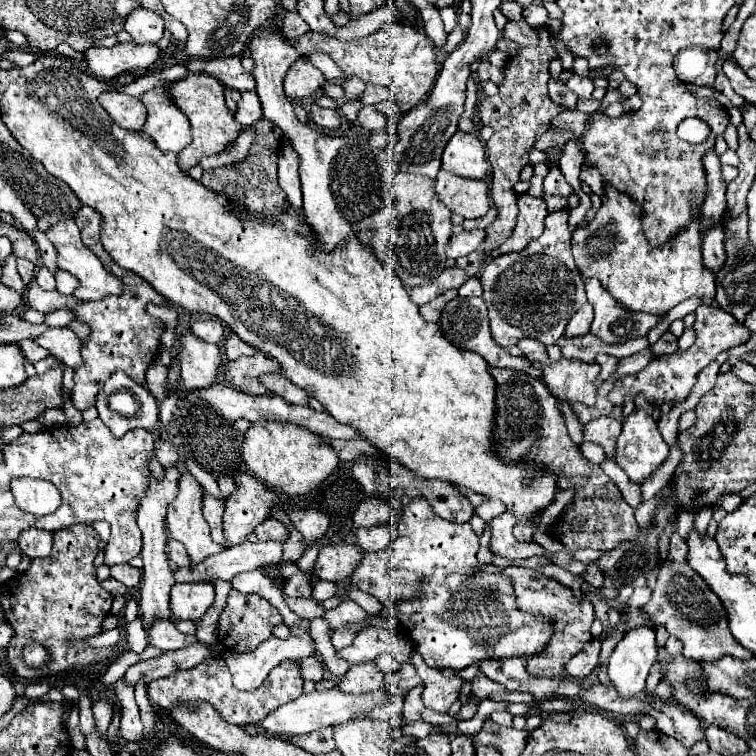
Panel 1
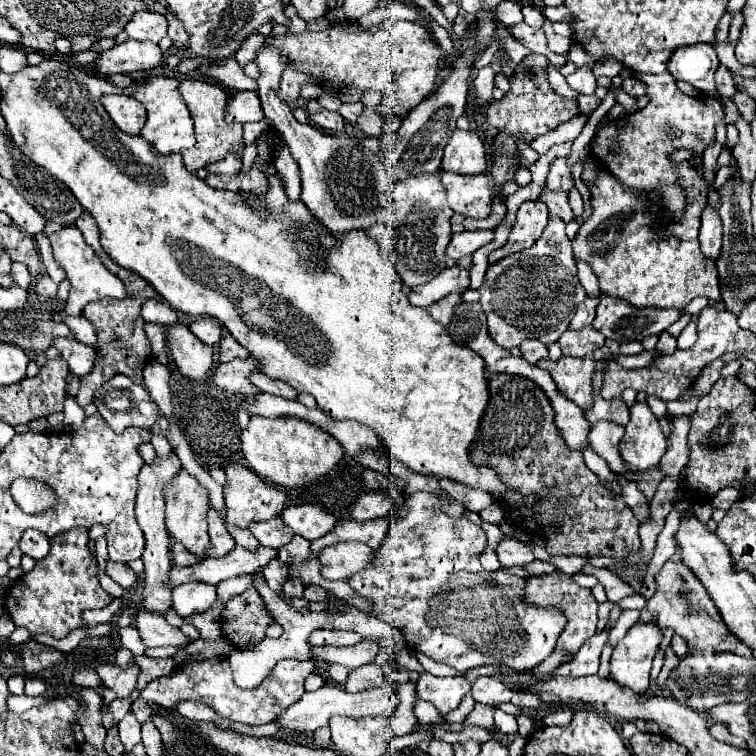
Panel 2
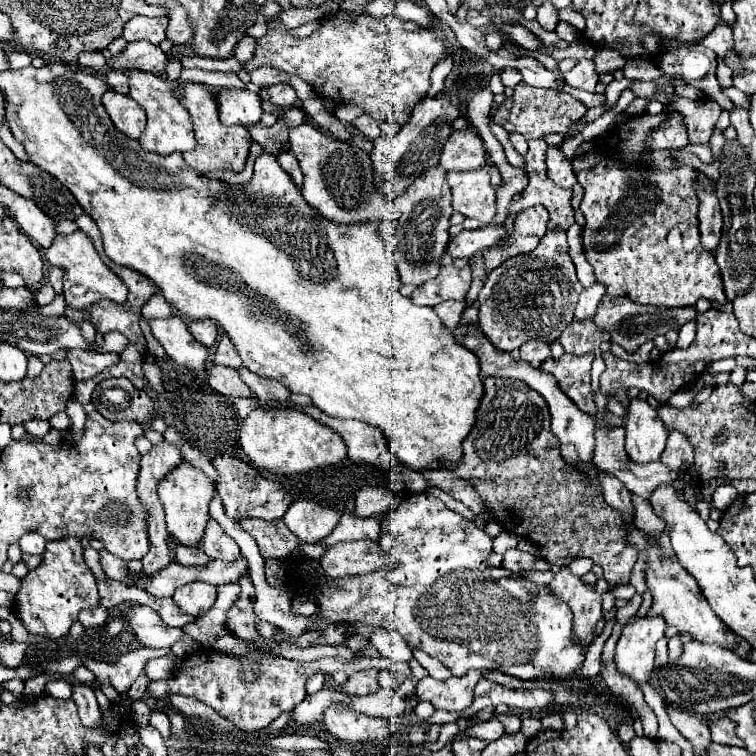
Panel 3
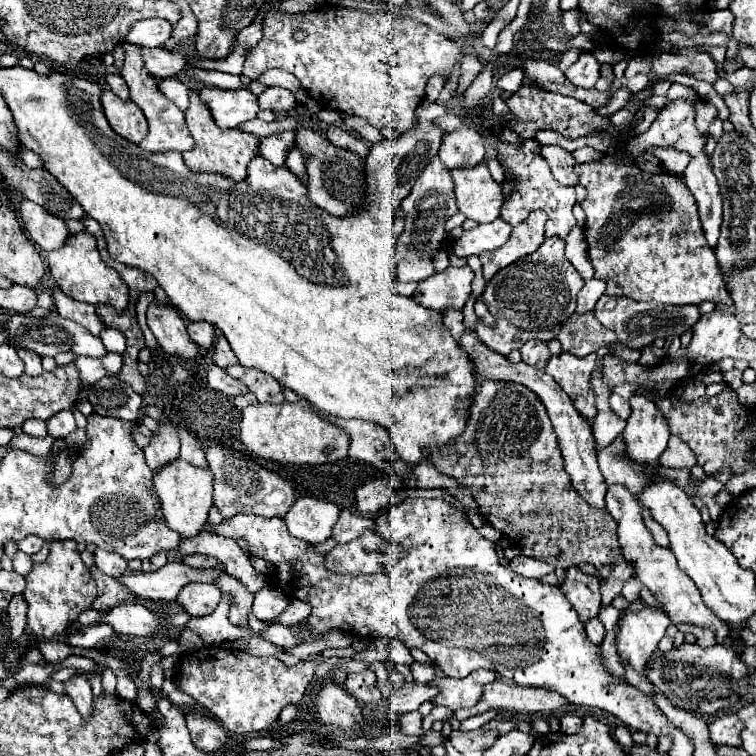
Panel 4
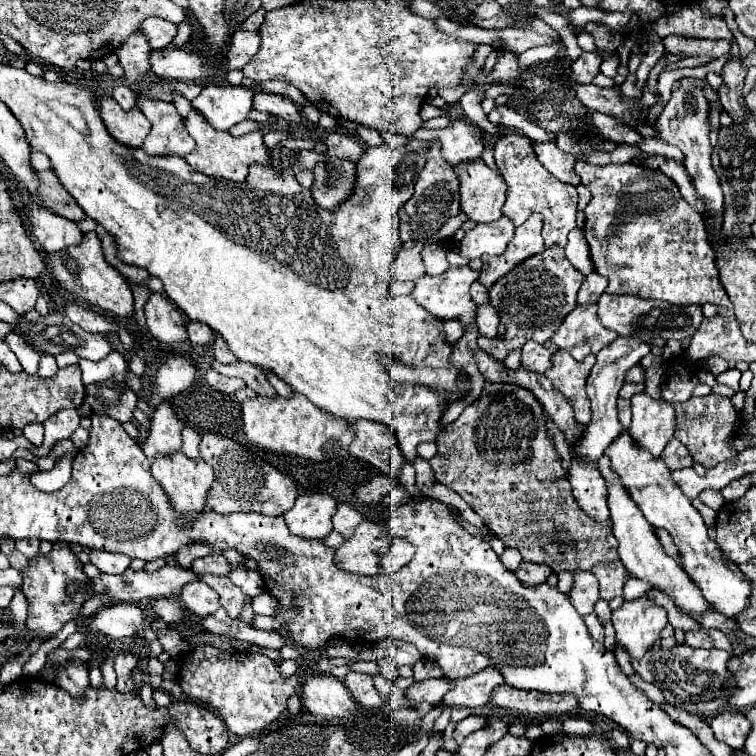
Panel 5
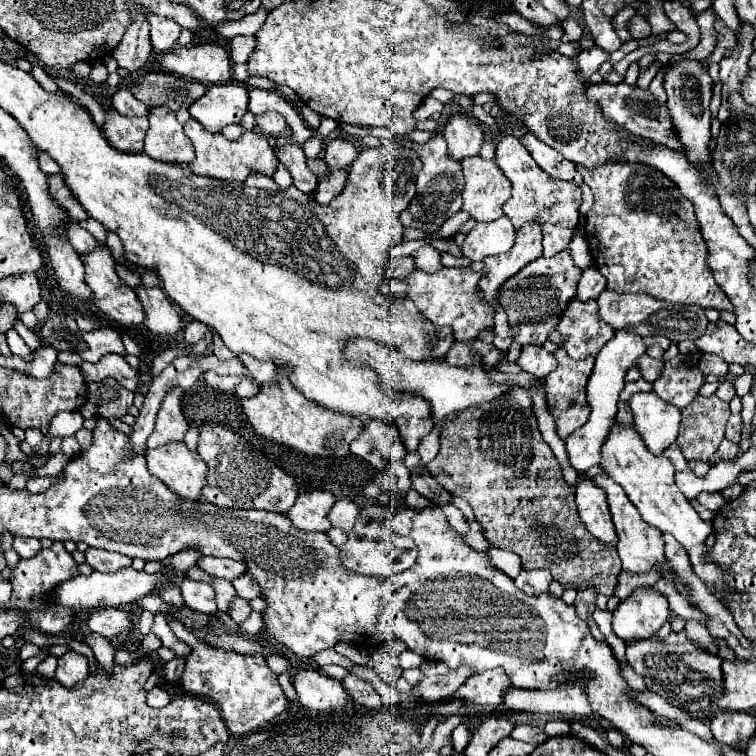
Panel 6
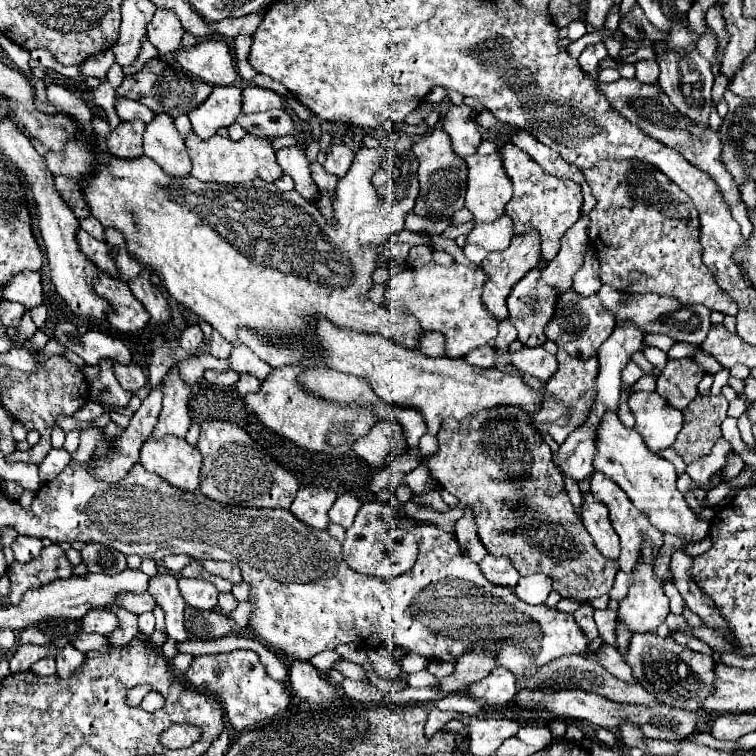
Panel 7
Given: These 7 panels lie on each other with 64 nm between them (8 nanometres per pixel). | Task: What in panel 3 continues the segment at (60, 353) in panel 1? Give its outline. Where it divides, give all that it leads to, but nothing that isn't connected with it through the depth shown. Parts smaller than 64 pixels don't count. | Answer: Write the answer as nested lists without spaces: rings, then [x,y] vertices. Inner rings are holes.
[[[66,350],[68,362],[72,364],[72,374],[76,380],[84,380],[84,378],[92,378],[94,374],[102,372],[104,368],[112,366],[114,362],[118,362],[116,354],[102,354],[102,352],[94,352],[94,350]]]

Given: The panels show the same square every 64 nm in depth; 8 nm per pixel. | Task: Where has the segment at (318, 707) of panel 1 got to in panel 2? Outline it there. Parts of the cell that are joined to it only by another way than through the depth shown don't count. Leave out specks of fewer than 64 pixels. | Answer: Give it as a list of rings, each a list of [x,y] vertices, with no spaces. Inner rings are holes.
[[[384,682],[380,688],[358,692],[358,694],[350,694],[334,684],[324,684],[322,688],[318,688],[314,692],[306,692],[298,702],[284,708],[282,714],[278,714],[274,718],[274,724],[280,730],[288,730],[288,732],[296,732],[296,734],[310,734],[322,726],[328,726],[332,716],[348,716],[348,718],[386,716],[386,718],[392,718],[396,714],[396,708],[398,708],[398,696],[396,696],[394,684]]]

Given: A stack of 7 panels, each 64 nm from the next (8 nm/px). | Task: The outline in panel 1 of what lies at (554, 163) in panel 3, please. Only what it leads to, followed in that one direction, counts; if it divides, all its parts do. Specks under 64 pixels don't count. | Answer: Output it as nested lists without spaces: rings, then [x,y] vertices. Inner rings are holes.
[[[552,166],[548,176],[544,178],[544,194],[552,194],[552,196],[556,194],[556,196],[564,196],[564,198],[568,198],[572,194],[572,188],[560,174],[558,166]]]

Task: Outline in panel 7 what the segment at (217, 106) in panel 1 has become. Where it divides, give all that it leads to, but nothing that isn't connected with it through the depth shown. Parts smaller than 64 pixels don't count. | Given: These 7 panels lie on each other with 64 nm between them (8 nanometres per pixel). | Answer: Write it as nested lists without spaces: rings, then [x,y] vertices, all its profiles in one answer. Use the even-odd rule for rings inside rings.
[[[194,132],[186,136],[186,146],[190,150],[192,158],[192,176],[202,180],[202,182],[224,182],[224,184],[234,184],[234,182],[250,182],[254,178],[264,178],[268,182],[274,182],[276,178],[282,176],[282,168],[276,162],[276,152],[266,138],[258,138],[254,134],[246,134],[242,140],[230,140],[230,138],[220,138],[218,134],[202,140]]]

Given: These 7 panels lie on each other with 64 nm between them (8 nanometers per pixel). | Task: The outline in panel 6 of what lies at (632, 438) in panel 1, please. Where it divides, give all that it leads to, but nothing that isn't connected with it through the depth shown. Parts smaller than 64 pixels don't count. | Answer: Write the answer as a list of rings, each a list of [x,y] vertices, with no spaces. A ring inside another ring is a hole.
[[[638,392],[628,404],[634,412],[634,430],[642,436],[646,448],[652,454],[662,454],[676,440],[680,410],[662,402],[654,392]]]

